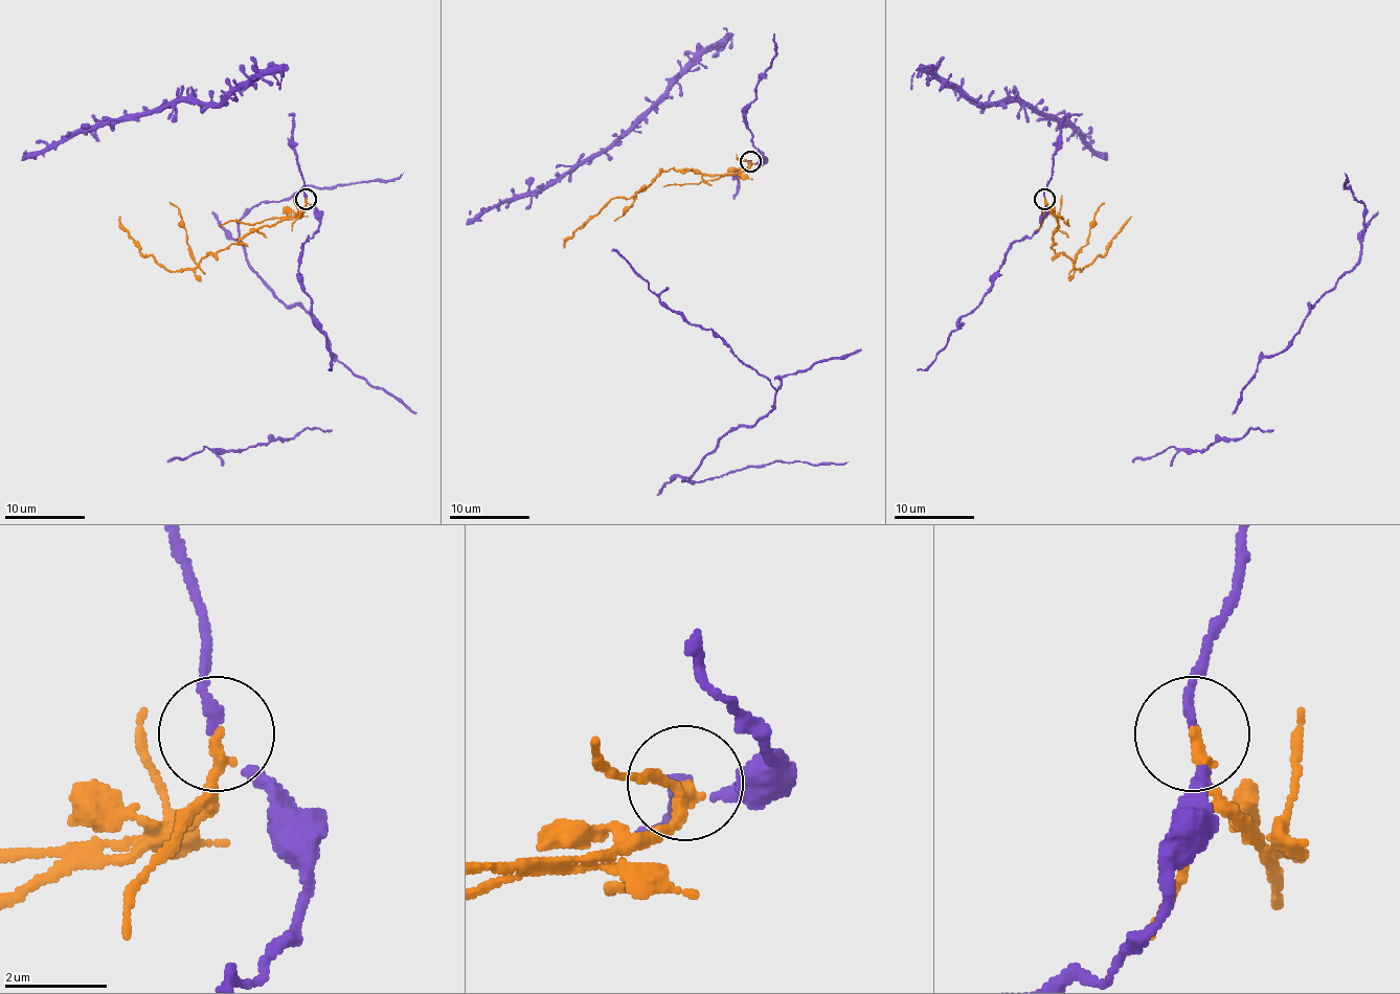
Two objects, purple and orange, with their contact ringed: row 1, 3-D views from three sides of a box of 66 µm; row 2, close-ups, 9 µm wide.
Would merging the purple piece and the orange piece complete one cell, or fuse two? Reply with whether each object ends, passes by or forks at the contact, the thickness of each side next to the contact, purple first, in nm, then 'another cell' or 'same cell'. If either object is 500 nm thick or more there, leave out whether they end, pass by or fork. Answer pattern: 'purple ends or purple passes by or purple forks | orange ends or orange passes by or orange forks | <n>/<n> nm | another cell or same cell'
purple passes by | orange ends | 130/240 nm | another cell

